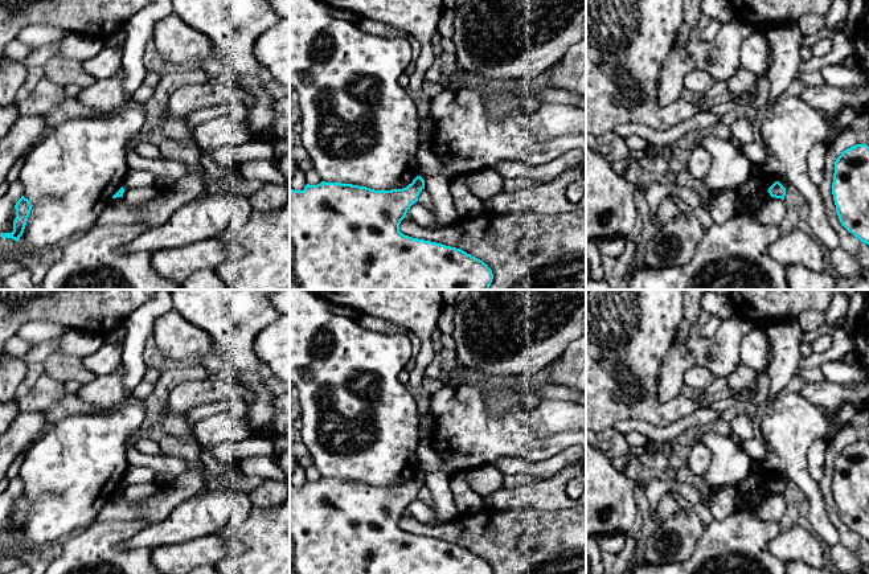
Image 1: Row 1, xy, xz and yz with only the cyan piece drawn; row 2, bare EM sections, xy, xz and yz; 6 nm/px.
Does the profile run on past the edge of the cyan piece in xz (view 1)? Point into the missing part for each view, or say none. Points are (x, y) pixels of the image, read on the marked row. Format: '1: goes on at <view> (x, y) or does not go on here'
1: does not go on here

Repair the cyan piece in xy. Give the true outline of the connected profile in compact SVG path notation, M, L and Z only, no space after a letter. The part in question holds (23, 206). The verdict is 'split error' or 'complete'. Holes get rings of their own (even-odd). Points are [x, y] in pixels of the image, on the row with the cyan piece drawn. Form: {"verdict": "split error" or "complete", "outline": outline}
{"verdict": "complete", "outline": "M21 196L21 198L16 202L15 209L16 209L16 218L13 221L13 231L0 233L0 237L19 241L24 233L29 213L32 210L32 205L28 198Z"}

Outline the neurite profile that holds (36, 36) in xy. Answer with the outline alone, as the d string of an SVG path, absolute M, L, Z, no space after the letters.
M29 25L20 30L17 40L34 49L49 45L58 46L67 34L67 32L49 25Z

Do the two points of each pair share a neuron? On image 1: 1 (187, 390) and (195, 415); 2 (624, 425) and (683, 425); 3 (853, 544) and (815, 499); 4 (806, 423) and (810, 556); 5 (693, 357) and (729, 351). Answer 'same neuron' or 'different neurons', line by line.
1: different neurons
2: same neuron
3: different neurons
4: different neurons
5: same neuron

